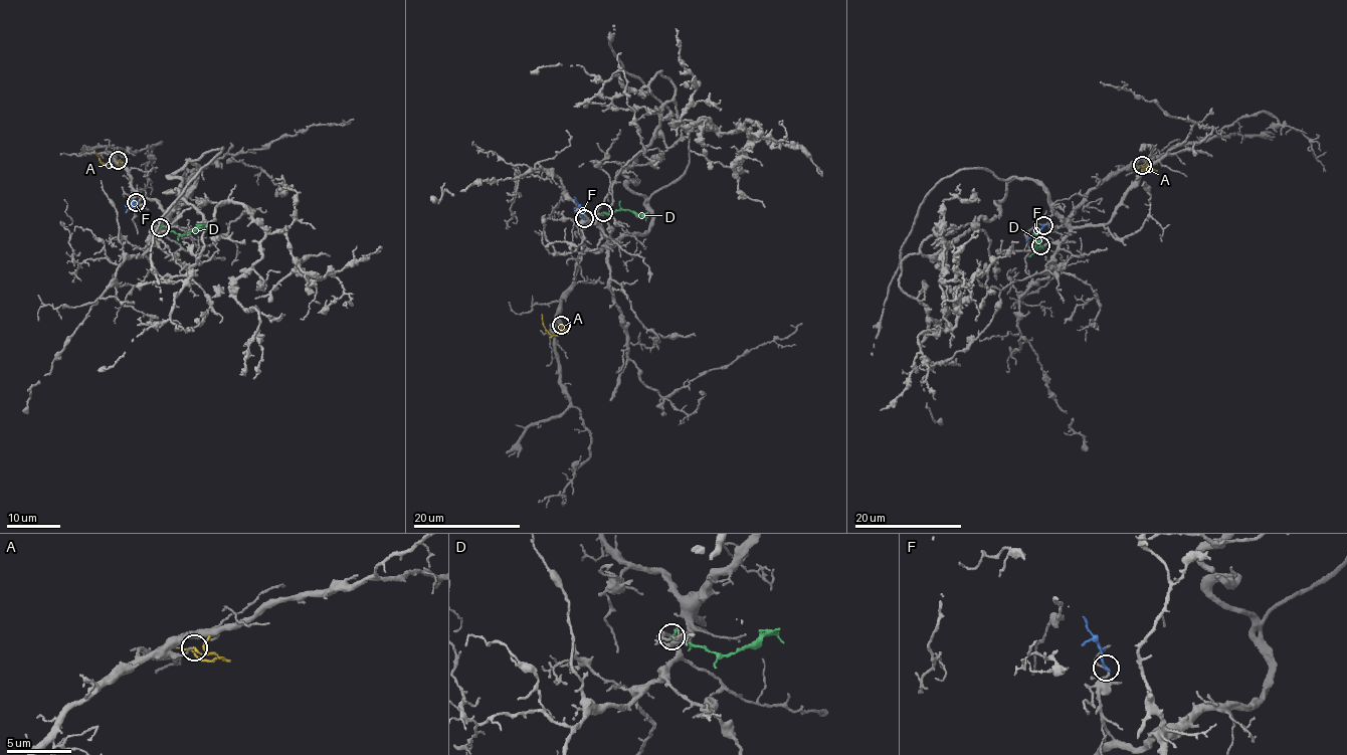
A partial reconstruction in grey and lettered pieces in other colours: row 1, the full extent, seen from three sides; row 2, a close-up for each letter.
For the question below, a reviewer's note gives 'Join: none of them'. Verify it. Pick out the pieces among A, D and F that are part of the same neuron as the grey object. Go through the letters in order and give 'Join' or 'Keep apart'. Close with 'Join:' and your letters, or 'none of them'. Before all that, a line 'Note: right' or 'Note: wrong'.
Note: wrong
A: Keep apart
D: Join
F: Keep apart
Join: D

